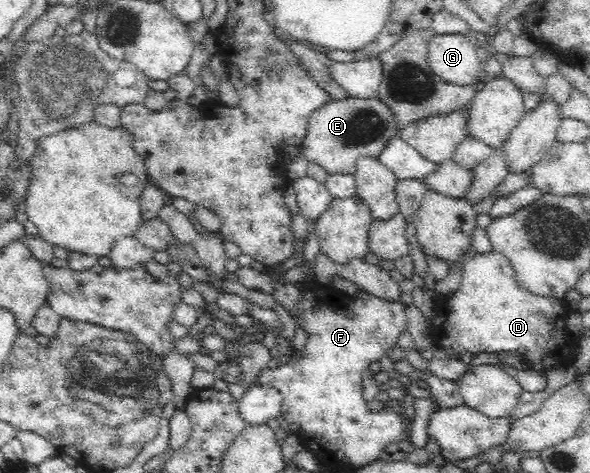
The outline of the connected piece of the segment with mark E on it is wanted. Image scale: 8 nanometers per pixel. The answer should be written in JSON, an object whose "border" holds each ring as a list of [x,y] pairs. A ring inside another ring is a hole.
{"border":[[[377,97],[331,99],[311,115],[306,136],[302,140],[303,151],[307,160],[319,162],[329,173],[355,174],[359,158],[379,156],[391,138],[400,136],[401,129],[393,107]]]}

